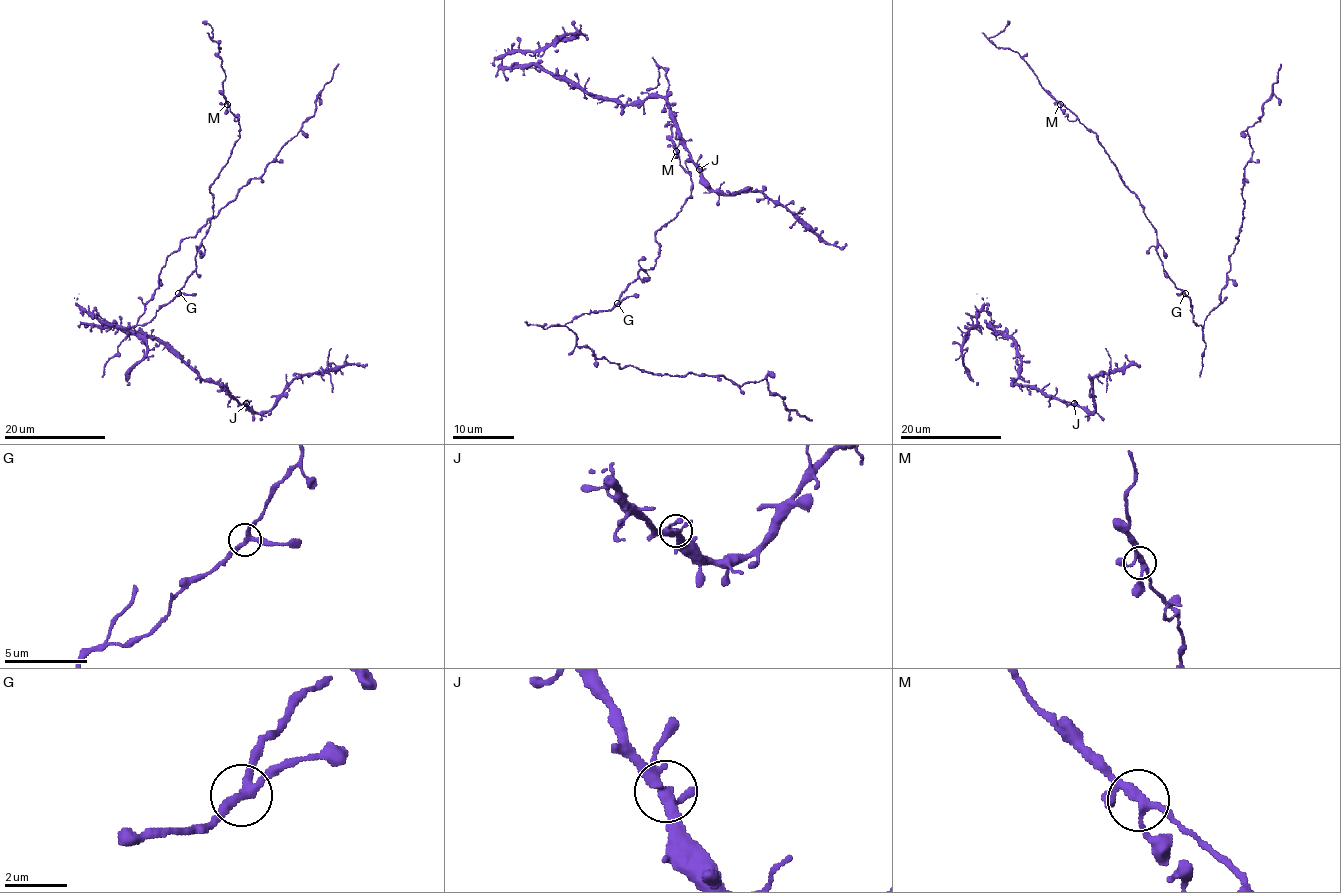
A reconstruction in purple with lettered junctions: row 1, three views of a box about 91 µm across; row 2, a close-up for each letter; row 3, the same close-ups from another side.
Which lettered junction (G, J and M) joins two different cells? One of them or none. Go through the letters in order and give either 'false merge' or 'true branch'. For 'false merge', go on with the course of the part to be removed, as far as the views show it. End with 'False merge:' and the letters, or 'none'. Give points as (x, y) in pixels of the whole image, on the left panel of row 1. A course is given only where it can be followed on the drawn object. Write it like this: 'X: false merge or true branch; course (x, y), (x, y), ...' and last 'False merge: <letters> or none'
G: true branch
J: true branch
M: true branch
False merge: none

